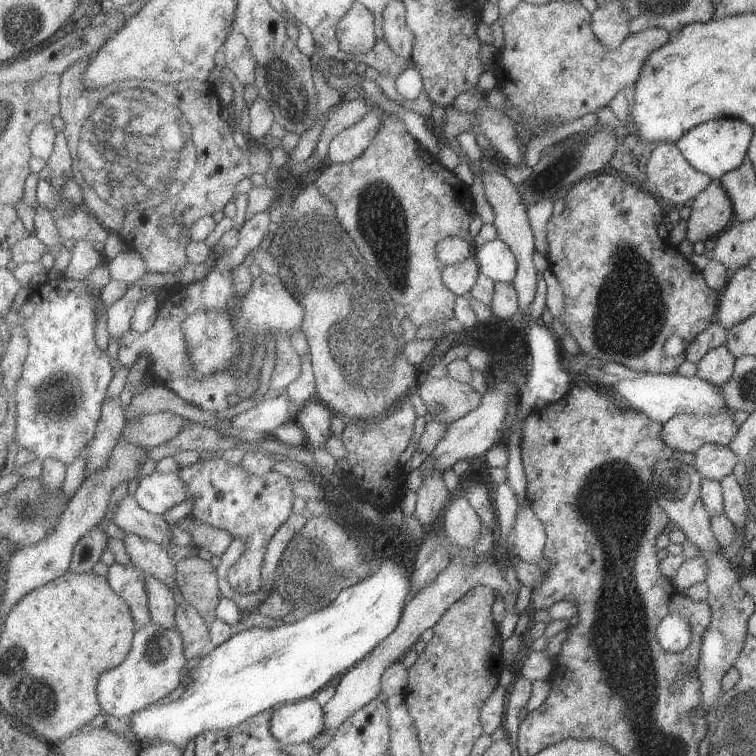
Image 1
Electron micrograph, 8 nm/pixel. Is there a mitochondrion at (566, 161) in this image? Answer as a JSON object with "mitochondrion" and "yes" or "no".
{"mitochondrion":"yes"}

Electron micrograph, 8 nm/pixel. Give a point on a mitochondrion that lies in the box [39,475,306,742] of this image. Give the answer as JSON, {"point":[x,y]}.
{"point":[156,649]}

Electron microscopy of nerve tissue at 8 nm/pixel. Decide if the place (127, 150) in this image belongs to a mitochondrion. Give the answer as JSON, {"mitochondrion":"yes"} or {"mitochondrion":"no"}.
{"mitochondrion":"yes"}

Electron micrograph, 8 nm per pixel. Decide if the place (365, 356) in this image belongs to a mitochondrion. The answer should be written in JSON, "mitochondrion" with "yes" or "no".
{"mitochondrion":"yes"}

